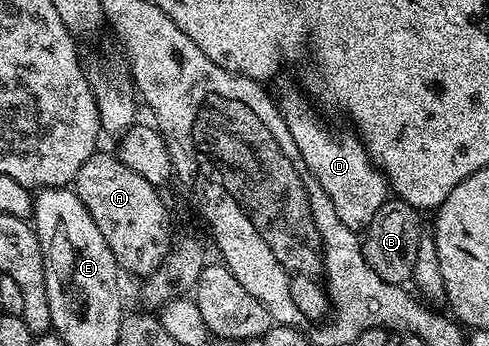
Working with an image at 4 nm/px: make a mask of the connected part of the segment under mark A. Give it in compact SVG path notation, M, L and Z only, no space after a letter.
M97 150L77 170L73 190L81 198L89 218L97 222L97 230L101 230L105 242L109 242L109 250L113 250L120 269L142 278L150 277L162 269L163 259L171 249L173 231L167 204L159 197L156 185L145 182L137 170L129 170L118 155L110 156L103 151Z

